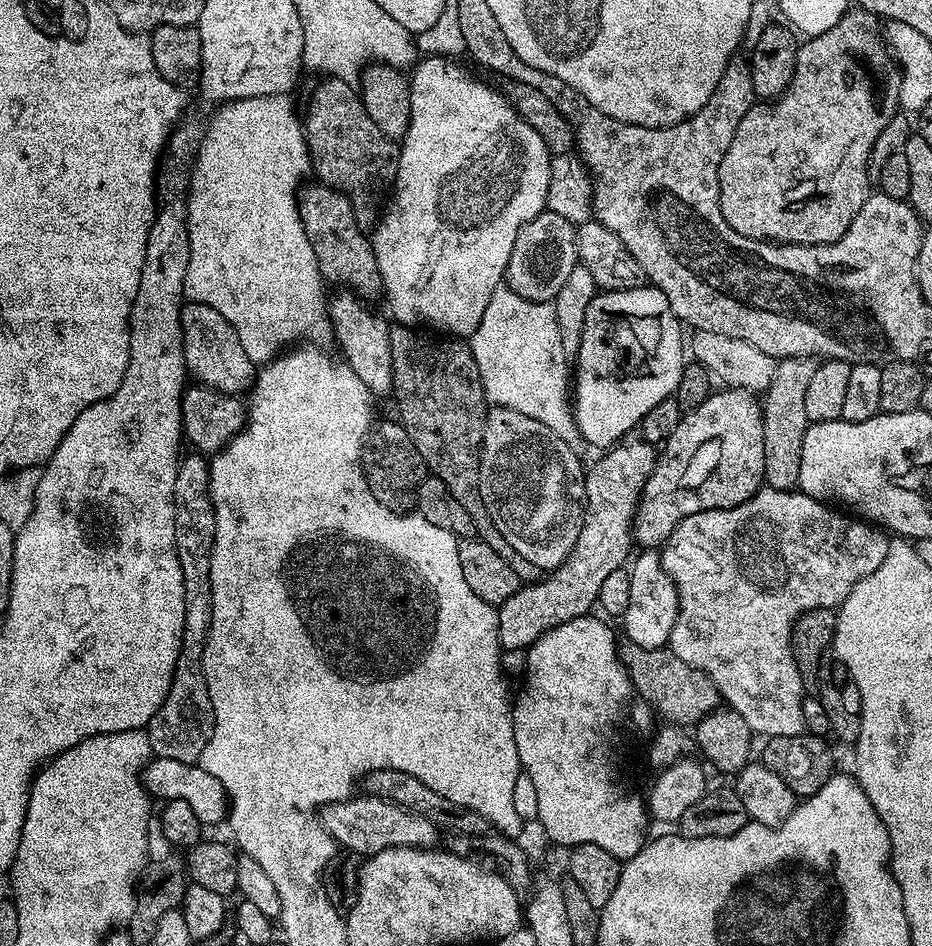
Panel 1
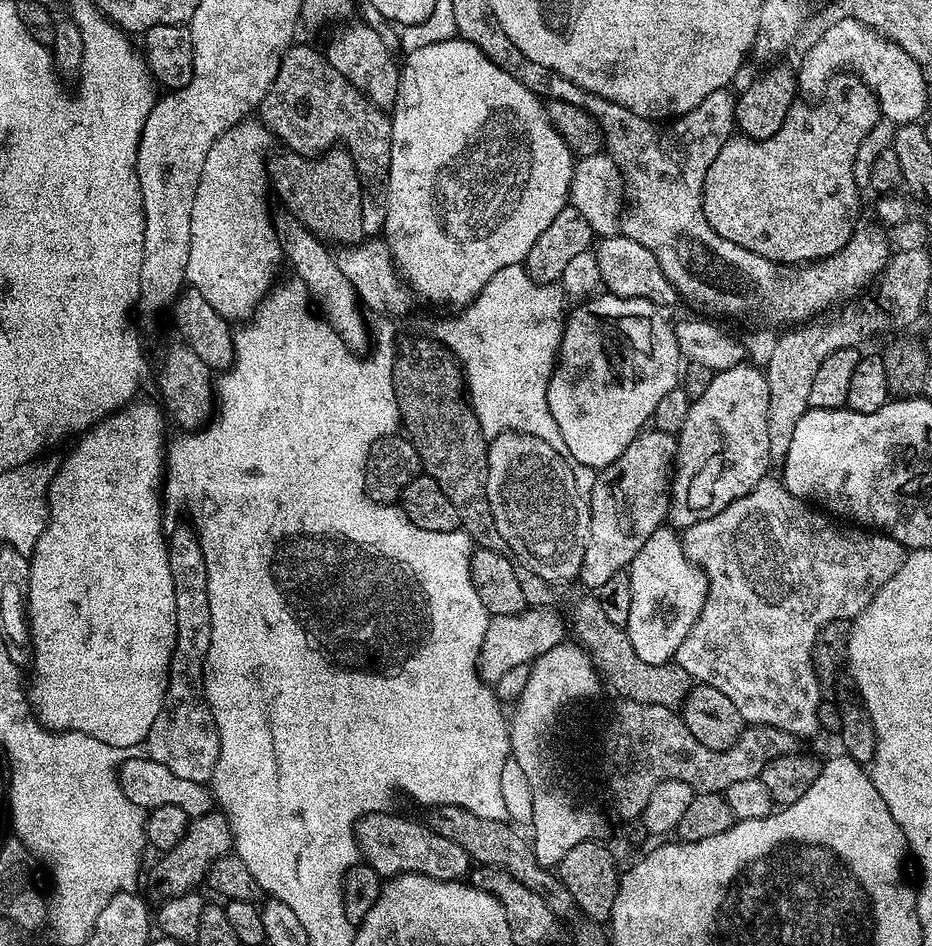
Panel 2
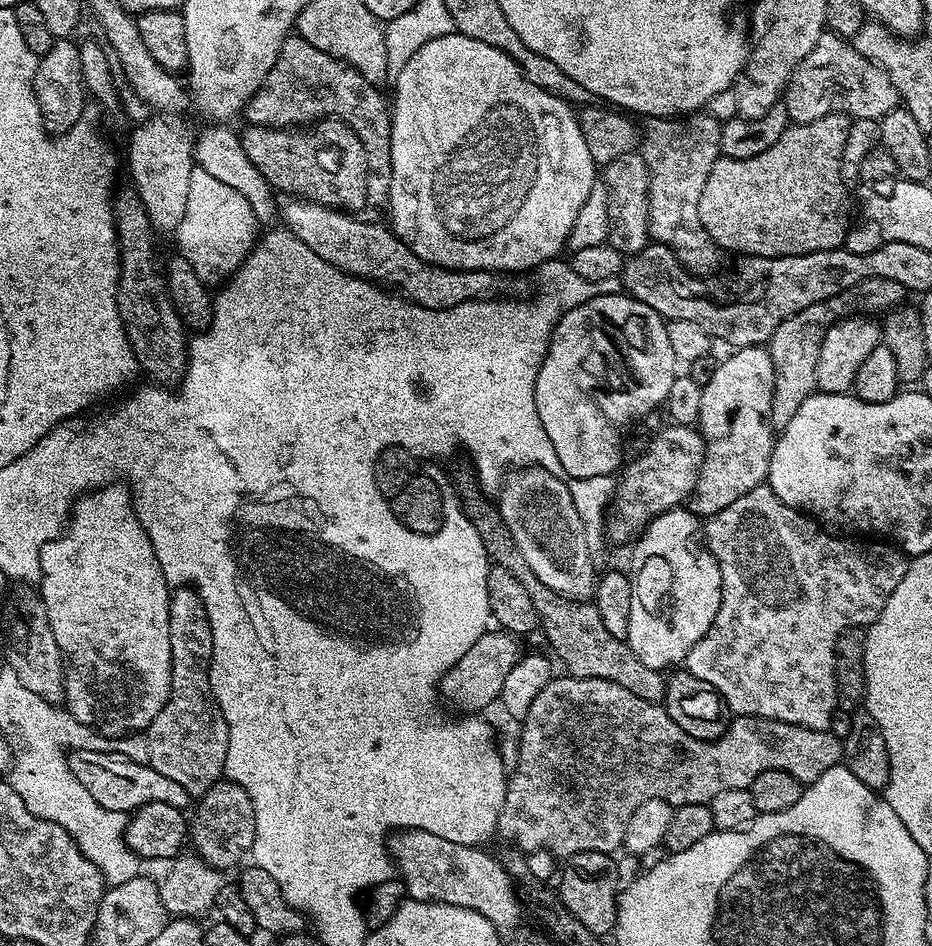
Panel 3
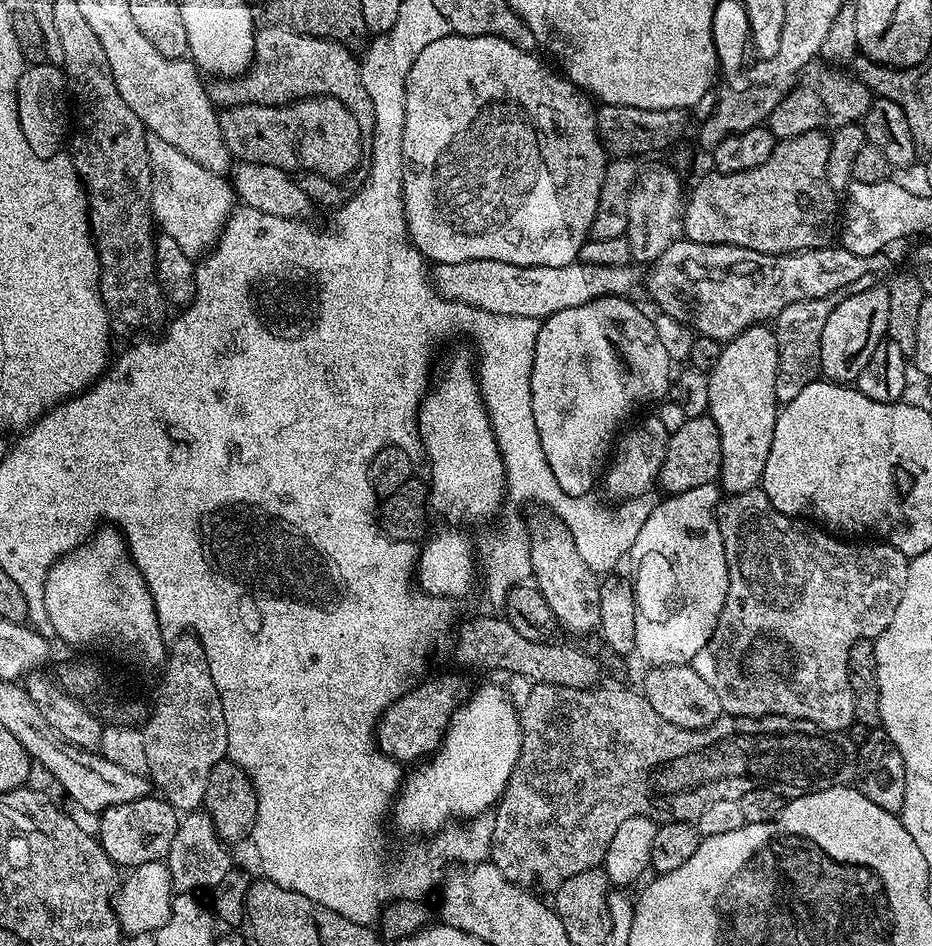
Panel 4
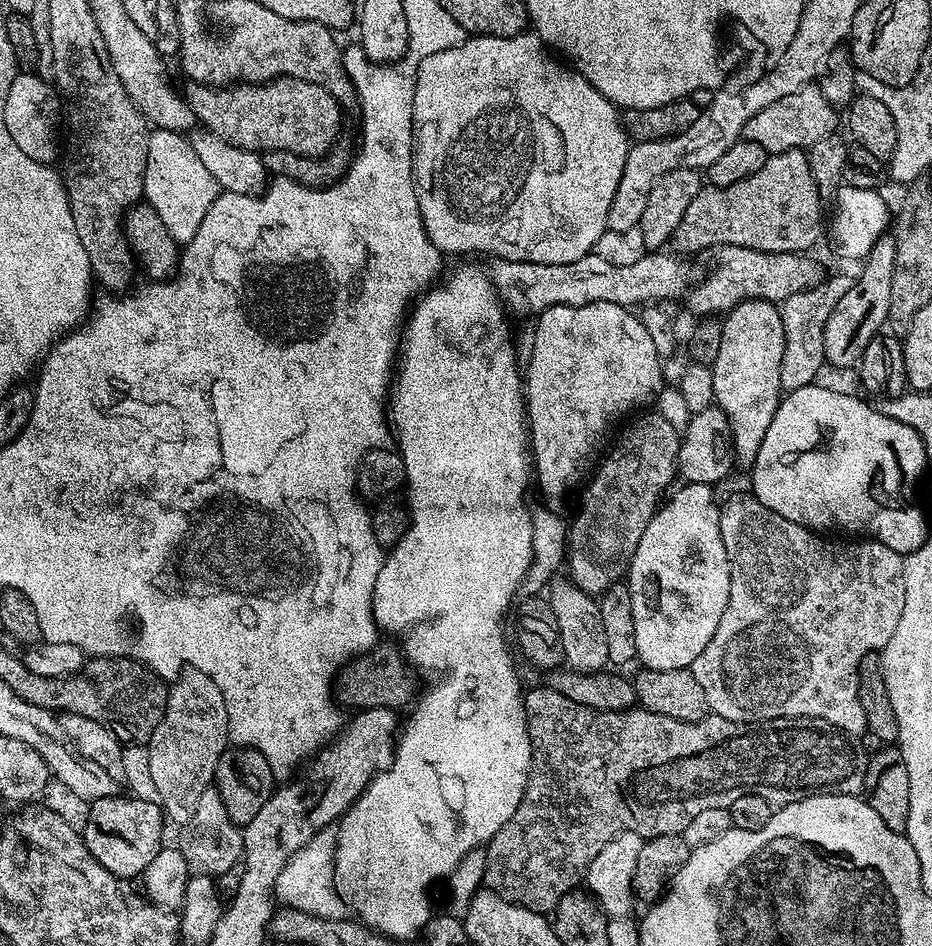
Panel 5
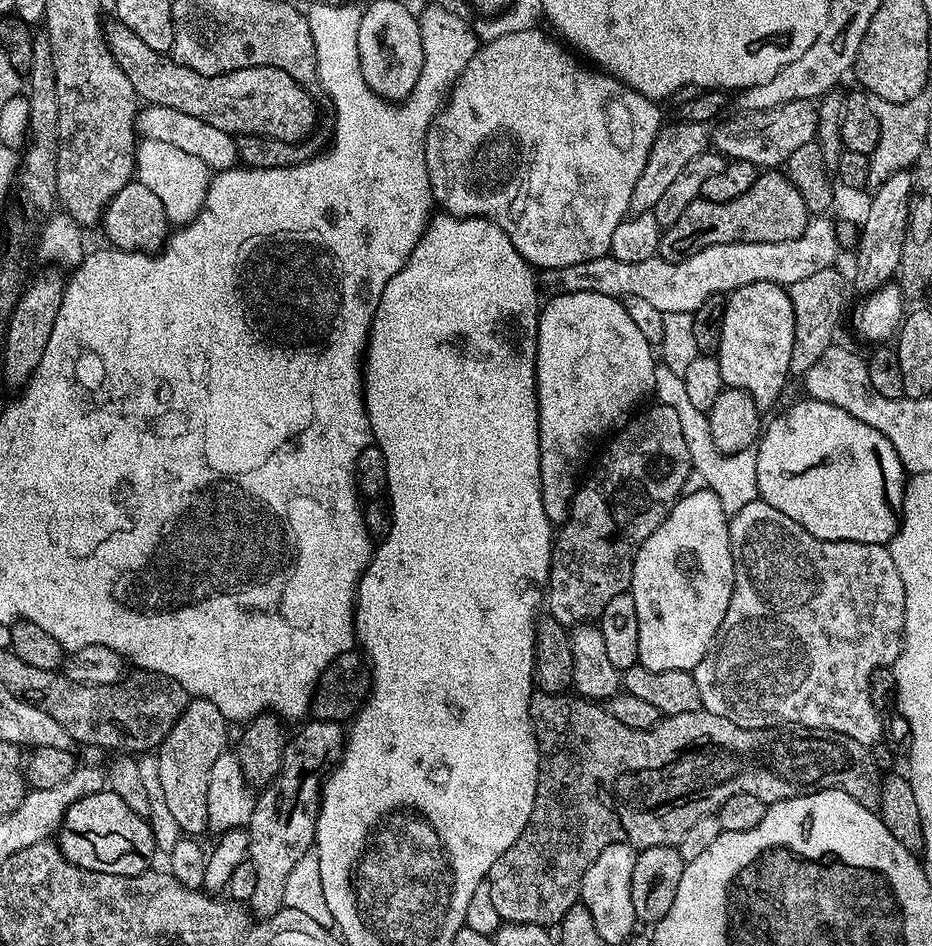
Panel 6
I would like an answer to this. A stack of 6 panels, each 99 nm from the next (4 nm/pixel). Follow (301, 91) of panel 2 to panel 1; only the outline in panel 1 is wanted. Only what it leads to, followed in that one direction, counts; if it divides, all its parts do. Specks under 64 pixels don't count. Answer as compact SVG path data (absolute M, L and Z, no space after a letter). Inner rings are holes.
M335 78L321 80L324 81L313 90L312 97L308 100L308 113L305 111L302 116L308 152L314 158L314 172L315 175L320 175L317 176L319 183L337 188L346 198L350 198L350 206L354 206L358 226L368 230L377 223L381 215L384 195L393 191L400 149L397 141L391 140L389 136L382 134L382 130L378 130L378 126L374 126L370 114L366 114L366 106L360 101L359 91L349 81Z

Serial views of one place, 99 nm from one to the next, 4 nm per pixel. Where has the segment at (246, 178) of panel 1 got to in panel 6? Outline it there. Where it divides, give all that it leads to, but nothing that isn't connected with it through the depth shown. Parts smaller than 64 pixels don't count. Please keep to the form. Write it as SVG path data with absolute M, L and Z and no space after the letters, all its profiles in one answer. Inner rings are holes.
M144 140L137 147L136 178L161 199L167 218L173 225L183 226L193 220L205 202L211 177L211 171L204 162L166 142Z

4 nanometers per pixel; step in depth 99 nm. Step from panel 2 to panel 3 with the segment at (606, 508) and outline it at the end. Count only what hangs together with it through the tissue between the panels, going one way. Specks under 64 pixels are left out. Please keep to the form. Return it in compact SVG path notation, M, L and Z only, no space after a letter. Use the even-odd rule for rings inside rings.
M669 423L667 427L649 442L648 449L637 460L629 464L627 461L619 473L606 520L607 539L616 544L635 541L658 514L681 507L696 491L706 451L704 437L687 424Z

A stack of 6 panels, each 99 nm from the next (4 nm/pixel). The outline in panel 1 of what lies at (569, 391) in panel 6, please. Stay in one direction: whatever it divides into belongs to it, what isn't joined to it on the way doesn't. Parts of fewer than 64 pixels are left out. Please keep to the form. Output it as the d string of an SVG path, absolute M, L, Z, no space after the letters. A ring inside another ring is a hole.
M655 286L623 288L617 292L601 291L594 298L594 302L590 302L590 310L586 310L586 322L582 326L582 342L578 346L578 354L574 358L574 419L576 428L580 432L581 441L585 445L593 444L594 447L600 448L599 450L607 450L621 443L629 435L627 432L631 428L633 431L644 416L650 414L650 410L654 410L654 406L658 406L658 402L669 399L675 393L678 378L682 378L682 370L686 363L686 357L684 357L684 352L686 356L686 340L680 337L680 331L682 331L682 325L676 319L674 310L670 310L670 302L666 298L666 294L661 288Z

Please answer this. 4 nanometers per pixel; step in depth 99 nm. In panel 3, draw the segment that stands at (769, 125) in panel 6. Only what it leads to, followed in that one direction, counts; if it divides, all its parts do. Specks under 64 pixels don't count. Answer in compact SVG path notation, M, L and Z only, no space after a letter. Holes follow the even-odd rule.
M825 30L818 38L814 50L810 50L810 54L806 54L806 58L802 58L802 62L794 70L788 87L784 89L782 103L792 124L805 124L828 115L833 109L847 114L852 120L880 120L887 112L894 110L901 99L894 82L890 82L880 65L866 59L856 49L855 43L837 36L833 31Z

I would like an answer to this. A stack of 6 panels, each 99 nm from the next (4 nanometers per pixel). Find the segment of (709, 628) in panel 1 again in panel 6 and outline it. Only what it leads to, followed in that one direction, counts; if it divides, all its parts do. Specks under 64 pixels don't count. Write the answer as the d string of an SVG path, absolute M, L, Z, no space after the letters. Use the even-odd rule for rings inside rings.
M759 498L742 506L742 510L738 510L730 517L728 533L734 558L734 590L730 594L730 606L726 606L726 618L722 618L722 626L718 626L718 634L708 647L708 653L691 671L694 682L698 682L698 694L702 694L703 711L713 712L722 718L730 718L730 722L743 728L820 728L824 732L837 732L869 746L875 744L882 736L882 716L874 706L870 694L872 676L878 671L891 669L900 657L900 648L904 644L902 574L898 574L898 566L894 566L894 558L888 547L845 540L819 540L814 538L814 534L802 530L802 526L786 518L782 510L774 510L774 506Z

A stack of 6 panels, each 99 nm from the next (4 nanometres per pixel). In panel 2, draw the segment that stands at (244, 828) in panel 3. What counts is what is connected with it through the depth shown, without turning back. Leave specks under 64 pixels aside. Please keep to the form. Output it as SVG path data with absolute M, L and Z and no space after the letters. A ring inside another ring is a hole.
M213 810L205 816L195 817L189 823L186 834L178 846L159 857L156 869L152 872L152 892L157 896L157 901L163 902L171 896L181 896L187 892L199 889L205 883L212 861L217 856L226 856L233 851L232 826L223 811Z

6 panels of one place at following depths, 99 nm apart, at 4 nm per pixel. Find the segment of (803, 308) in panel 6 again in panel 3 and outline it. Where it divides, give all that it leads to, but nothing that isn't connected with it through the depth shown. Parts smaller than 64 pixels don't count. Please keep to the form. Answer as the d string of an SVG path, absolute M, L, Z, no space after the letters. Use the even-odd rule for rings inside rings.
M863 280L859 288L851 288L838 293L834 298L818 302L814 306L806 306L806 310L798 310L790 318L774 330L766 347L774 362L774 402L772 403L772 427L779 430L785 428L798 414L798 406L806 402L806 398L817 391L816 371L818 370L818 350L822 350L822 338L826 338L826 330L845 314L887 313L905 303L906 290L893 280Z

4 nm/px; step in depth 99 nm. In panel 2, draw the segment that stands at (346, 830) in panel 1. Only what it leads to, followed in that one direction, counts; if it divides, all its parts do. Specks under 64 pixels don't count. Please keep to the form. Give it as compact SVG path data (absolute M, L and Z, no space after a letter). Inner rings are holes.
M391 811L372 812L364 816L357 822L356 842L360 845L360 855L369 864L376 873L382 878L391 878L400 875L402 872L418 872L421 876L429 876L435 880L459 880L463 881L468 872L470 857L458 842L450 842L442 834L432 831L427 823L416 820L407 820L404 816L392 816Z

